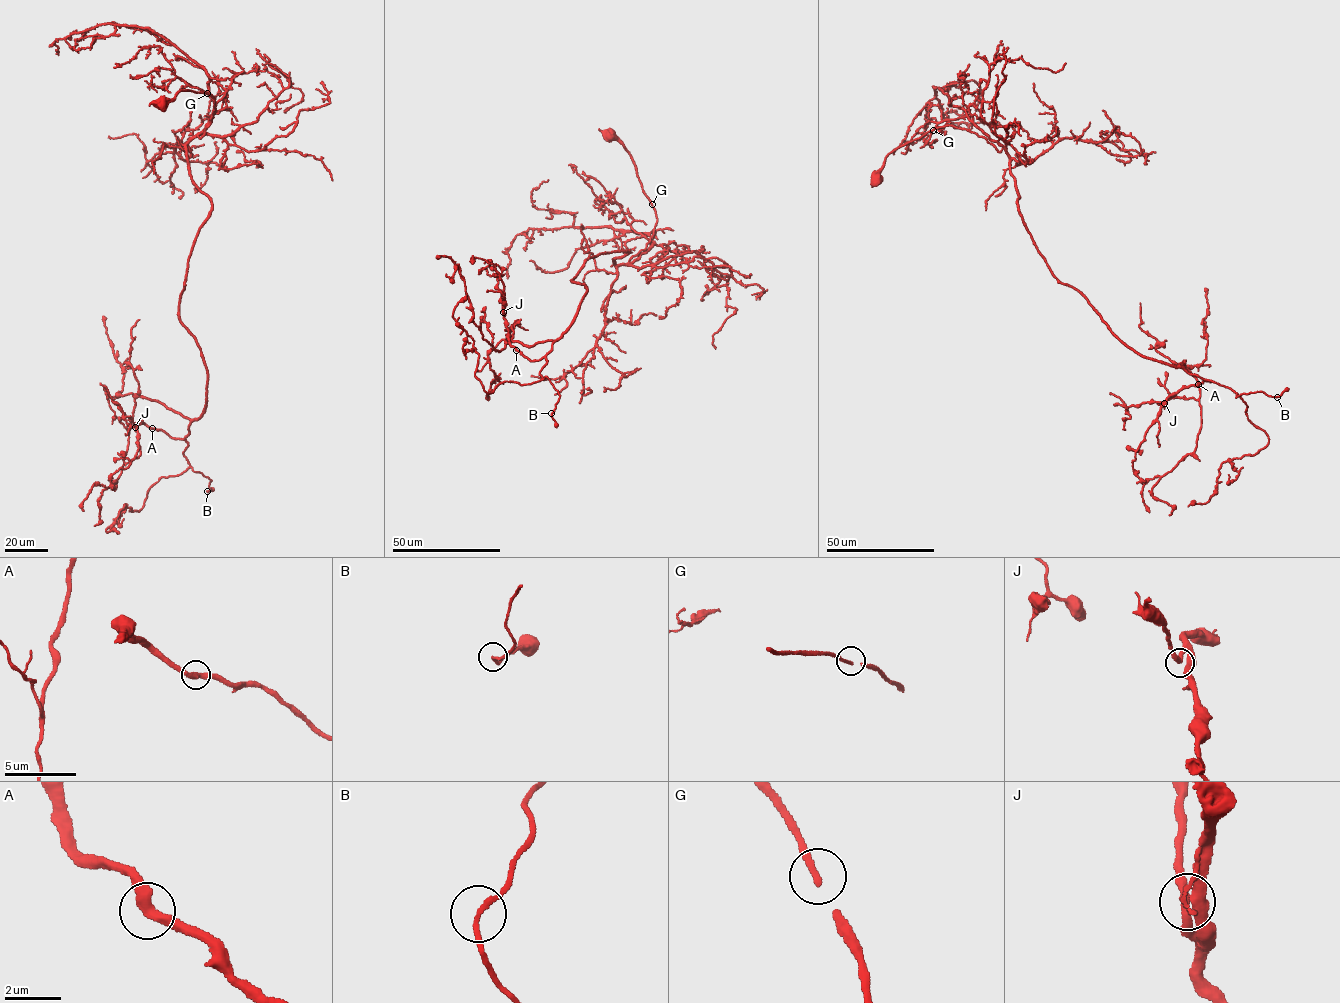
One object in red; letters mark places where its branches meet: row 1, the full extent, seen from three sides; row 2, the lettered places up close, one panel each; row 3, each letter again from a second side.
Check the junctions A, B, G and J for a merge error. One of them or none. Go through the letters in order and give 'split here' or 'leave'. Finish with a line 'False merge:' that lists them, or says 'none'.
A: leave
B: leave
G: leave
J: leave
False merge: none

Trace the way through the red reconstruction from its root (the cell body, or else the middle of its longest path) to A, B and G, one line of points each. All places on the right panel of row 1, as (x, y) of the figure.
A: (874, 179), (890, 152), (946, 125), (1004, 148), (1018, 212), (1051, 273), (1137, 353), (1211, 382), (1198, 384)
B: (874, 179), (936, 128), (984, 136), (1009, 158), (1051, 273), (1111, 333), (1236, 397), (1277, 396)
G: (874, 179), (872, 177), (889, 153), (933, 130)

